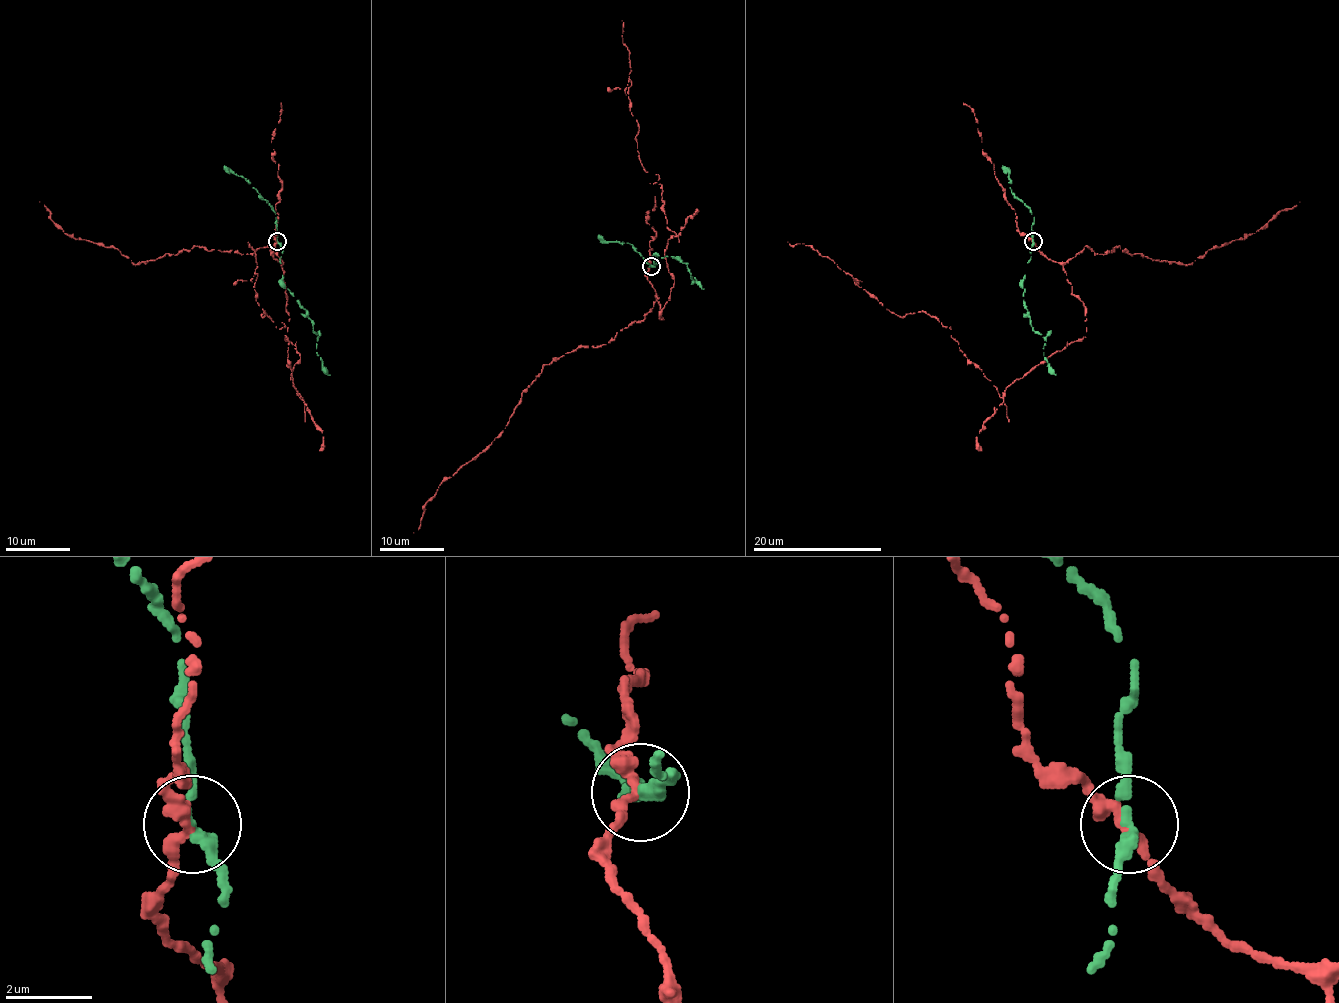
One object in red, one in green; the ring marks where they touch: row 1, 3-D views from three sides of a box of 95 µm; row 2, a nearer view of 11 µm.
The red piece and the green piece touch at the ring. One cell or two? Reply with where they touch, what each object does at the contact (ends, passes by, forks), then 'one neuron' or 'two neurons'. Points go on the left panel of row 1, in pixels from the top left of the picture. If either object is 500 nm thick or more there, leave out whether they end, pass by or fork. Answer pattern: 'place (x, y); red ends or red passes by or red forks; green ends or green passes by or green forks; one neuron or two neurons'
place (277, 241); red passes by; green passes by; two neurons

